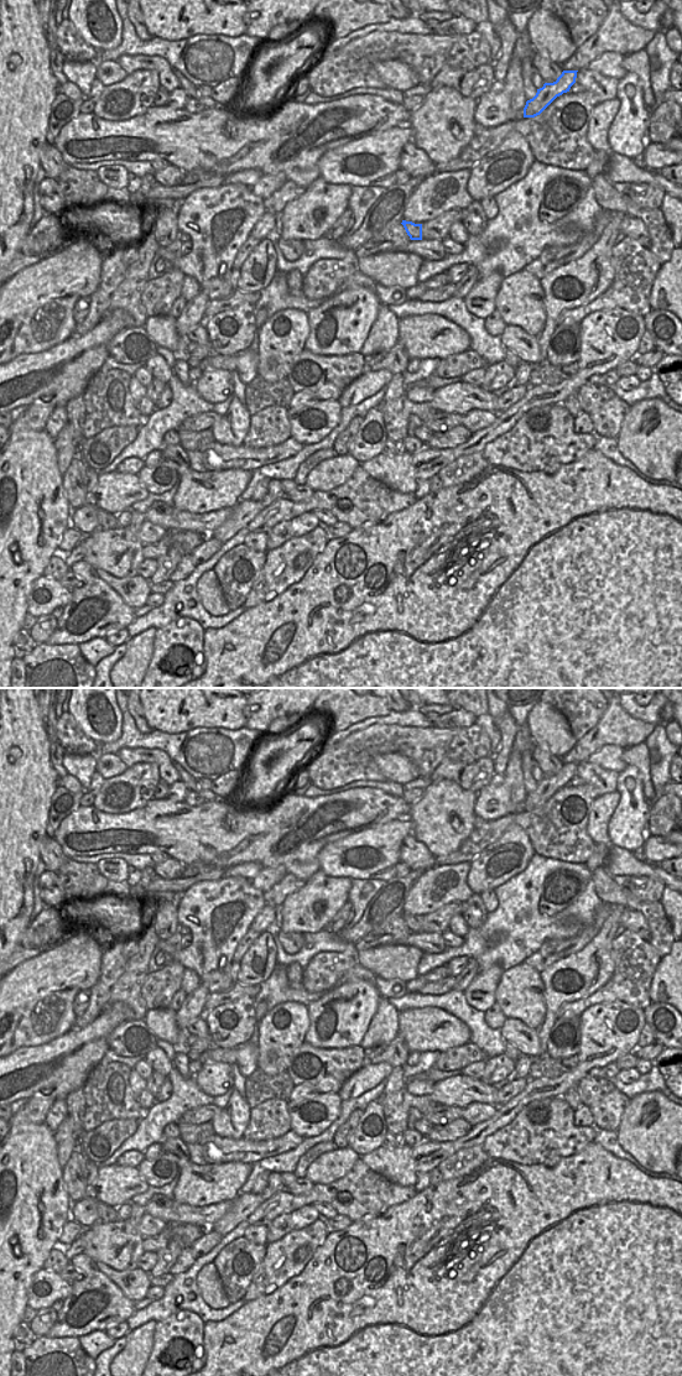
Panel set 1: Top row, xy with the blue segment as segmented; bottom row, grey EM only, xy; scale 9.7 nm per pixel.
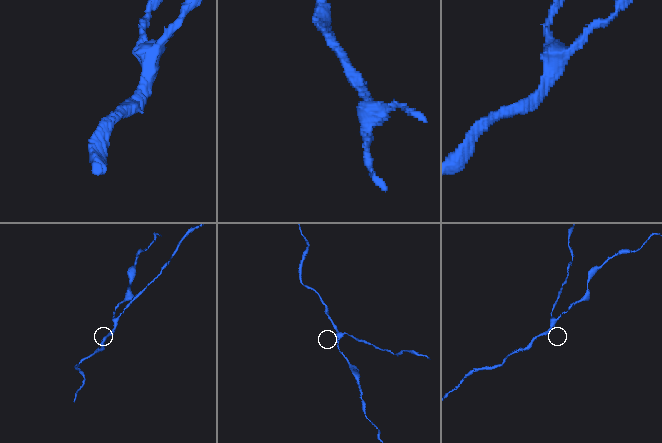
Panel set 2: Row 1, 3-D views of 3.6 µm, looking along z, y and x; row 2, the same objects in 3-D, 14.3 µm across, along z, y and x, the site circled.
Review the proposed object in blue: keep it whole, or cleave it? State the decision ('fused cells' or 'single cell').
single cell

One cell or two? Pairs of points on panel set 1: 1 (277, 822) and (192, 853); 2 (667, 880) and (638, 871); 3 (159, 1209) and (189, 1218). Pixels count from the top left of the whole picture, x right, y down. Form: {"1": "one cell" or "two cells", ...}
{"1": "one cell", "2": "one cell", "3": "one cell"}

